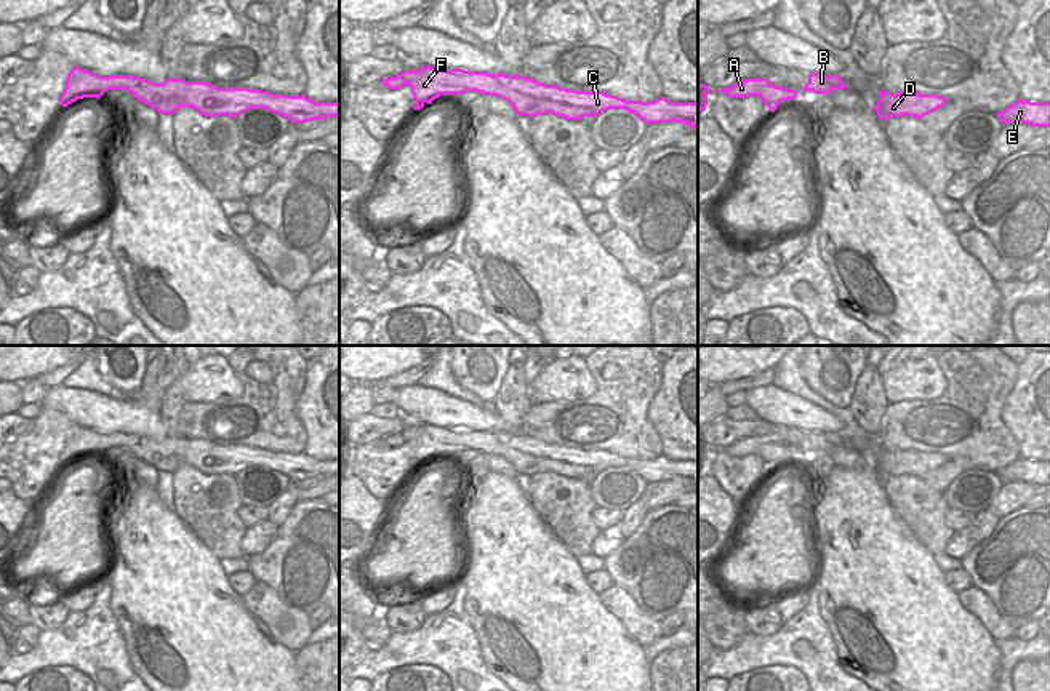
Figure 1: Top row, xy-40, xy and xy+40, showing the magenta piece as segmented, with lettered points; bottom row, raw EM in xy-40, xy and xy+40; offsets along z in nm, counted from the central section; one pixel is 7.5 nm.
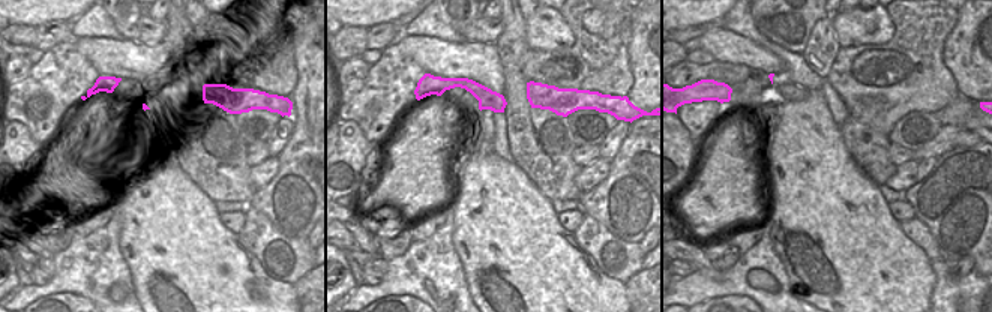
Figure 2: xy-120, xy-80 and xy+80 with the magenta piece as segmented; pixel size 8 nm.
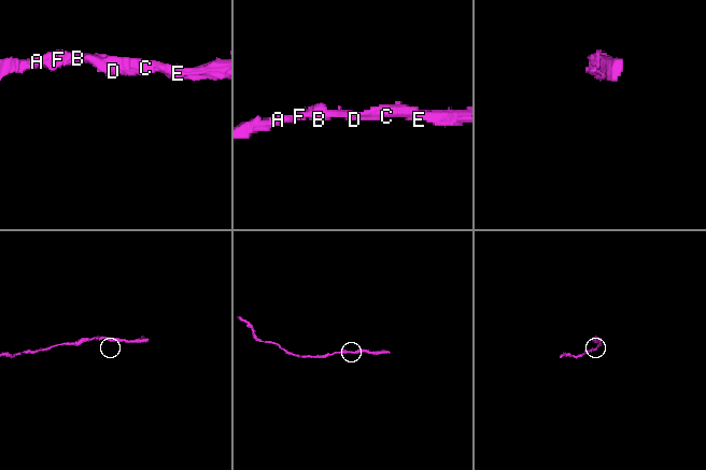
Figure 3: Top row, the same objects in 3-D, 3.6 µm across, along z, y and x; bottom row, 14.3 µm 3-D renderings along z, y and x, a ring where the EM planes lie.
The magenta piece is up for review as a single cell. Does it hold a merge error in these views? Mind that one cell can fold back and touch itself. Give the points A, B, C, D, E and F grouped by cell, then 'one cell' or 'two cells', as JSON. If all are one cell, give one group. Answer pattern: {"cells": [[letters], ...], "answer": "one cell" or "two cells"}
{"cells": [["A", "B", "C", "D", "E", "F"]], "answer": "one cell"}

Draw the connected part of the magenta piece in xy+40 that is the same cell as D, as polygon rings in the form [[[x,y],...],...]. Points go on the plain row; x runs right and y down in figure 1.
[[[880,448],[874,469],[877,470],[879,478],[890,478],[903,473],[920,478],[944,462],[946,456],[938,453],[920,453],[917,449],[900,449],[893,453]]]

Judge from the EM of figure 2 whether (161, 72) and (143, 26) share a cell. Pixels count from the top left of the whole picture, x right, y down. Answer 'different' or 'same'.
different

